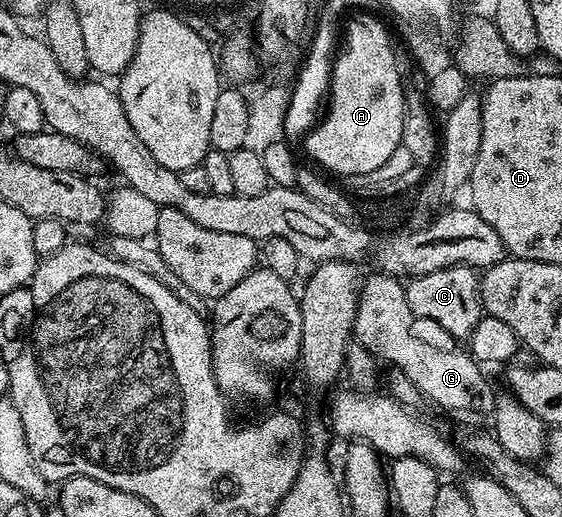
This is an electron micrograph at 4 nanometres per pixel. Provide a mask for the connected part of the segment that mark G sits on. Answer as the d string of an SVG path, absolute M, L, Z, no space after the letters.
M376 271L373 274L373 277L365 276L360 286L360 302L352 328L355 344L374 358L389 361L389 366L400 369L402 375L418 387L425 402L433 401L448 413L464 413L474 408L480 401L476 394L476 380L482 369L472 354L464 347L460 347L457 353L451 353L419 337L416 334L418 321L412 315L404 285L387 273Z

